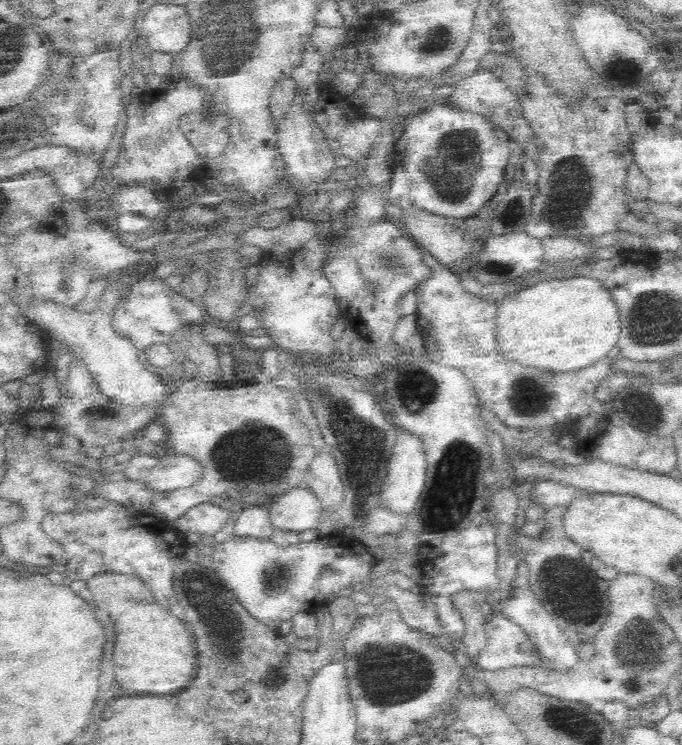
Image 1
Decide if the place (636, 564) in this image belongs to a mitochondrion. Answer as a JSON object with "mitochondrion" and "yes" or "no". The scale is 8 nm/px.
{"mitochondrion":"no"}

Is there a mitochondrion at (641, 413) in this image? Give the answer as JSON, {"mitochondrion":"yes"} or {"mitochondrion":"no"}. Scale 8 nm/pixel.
{"mitochondrion":"no"}

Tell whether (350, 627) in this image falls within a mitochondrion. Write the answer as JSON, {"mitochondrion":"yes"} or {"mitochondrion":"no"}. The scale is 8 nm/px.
{"mitochondrion":"no"}

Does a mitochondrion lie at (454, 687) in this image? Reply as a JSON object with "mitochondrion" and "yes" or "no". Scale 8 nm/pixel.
{"mitochondrion":"no"}

